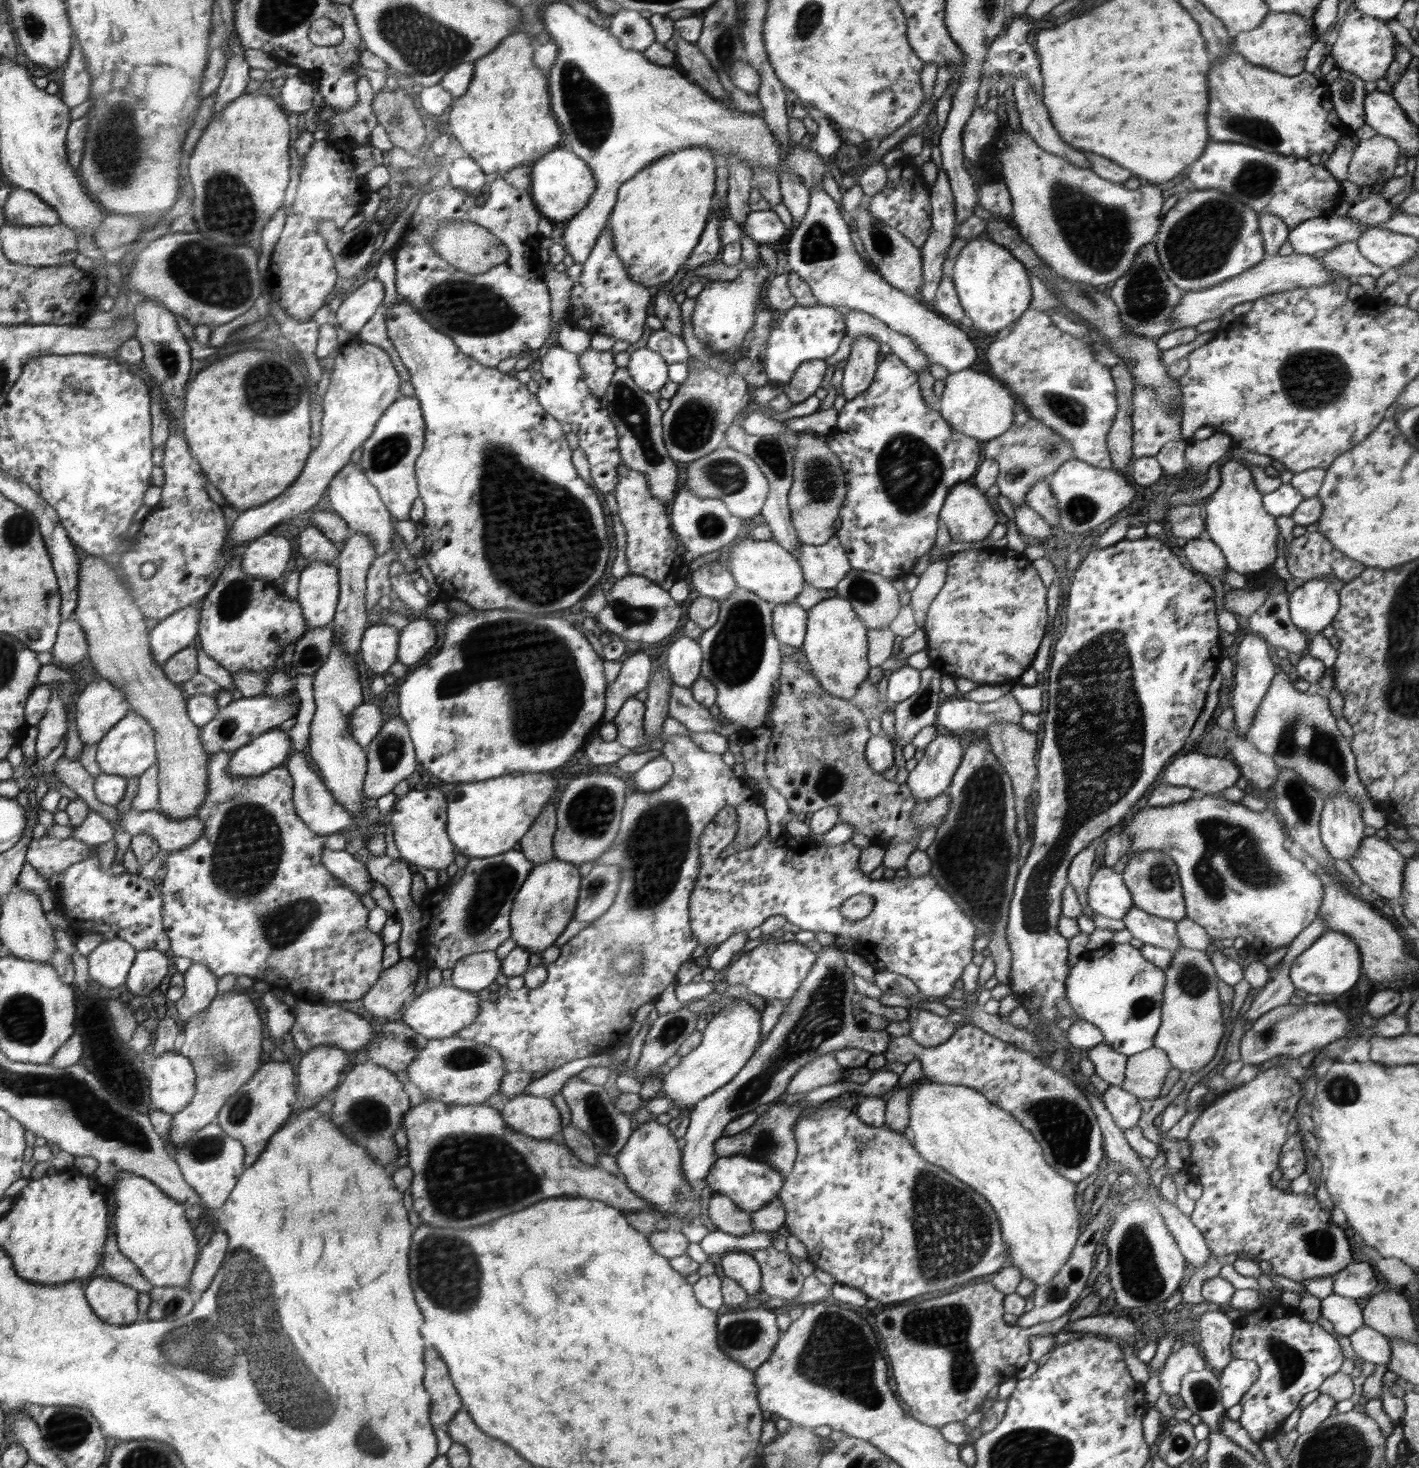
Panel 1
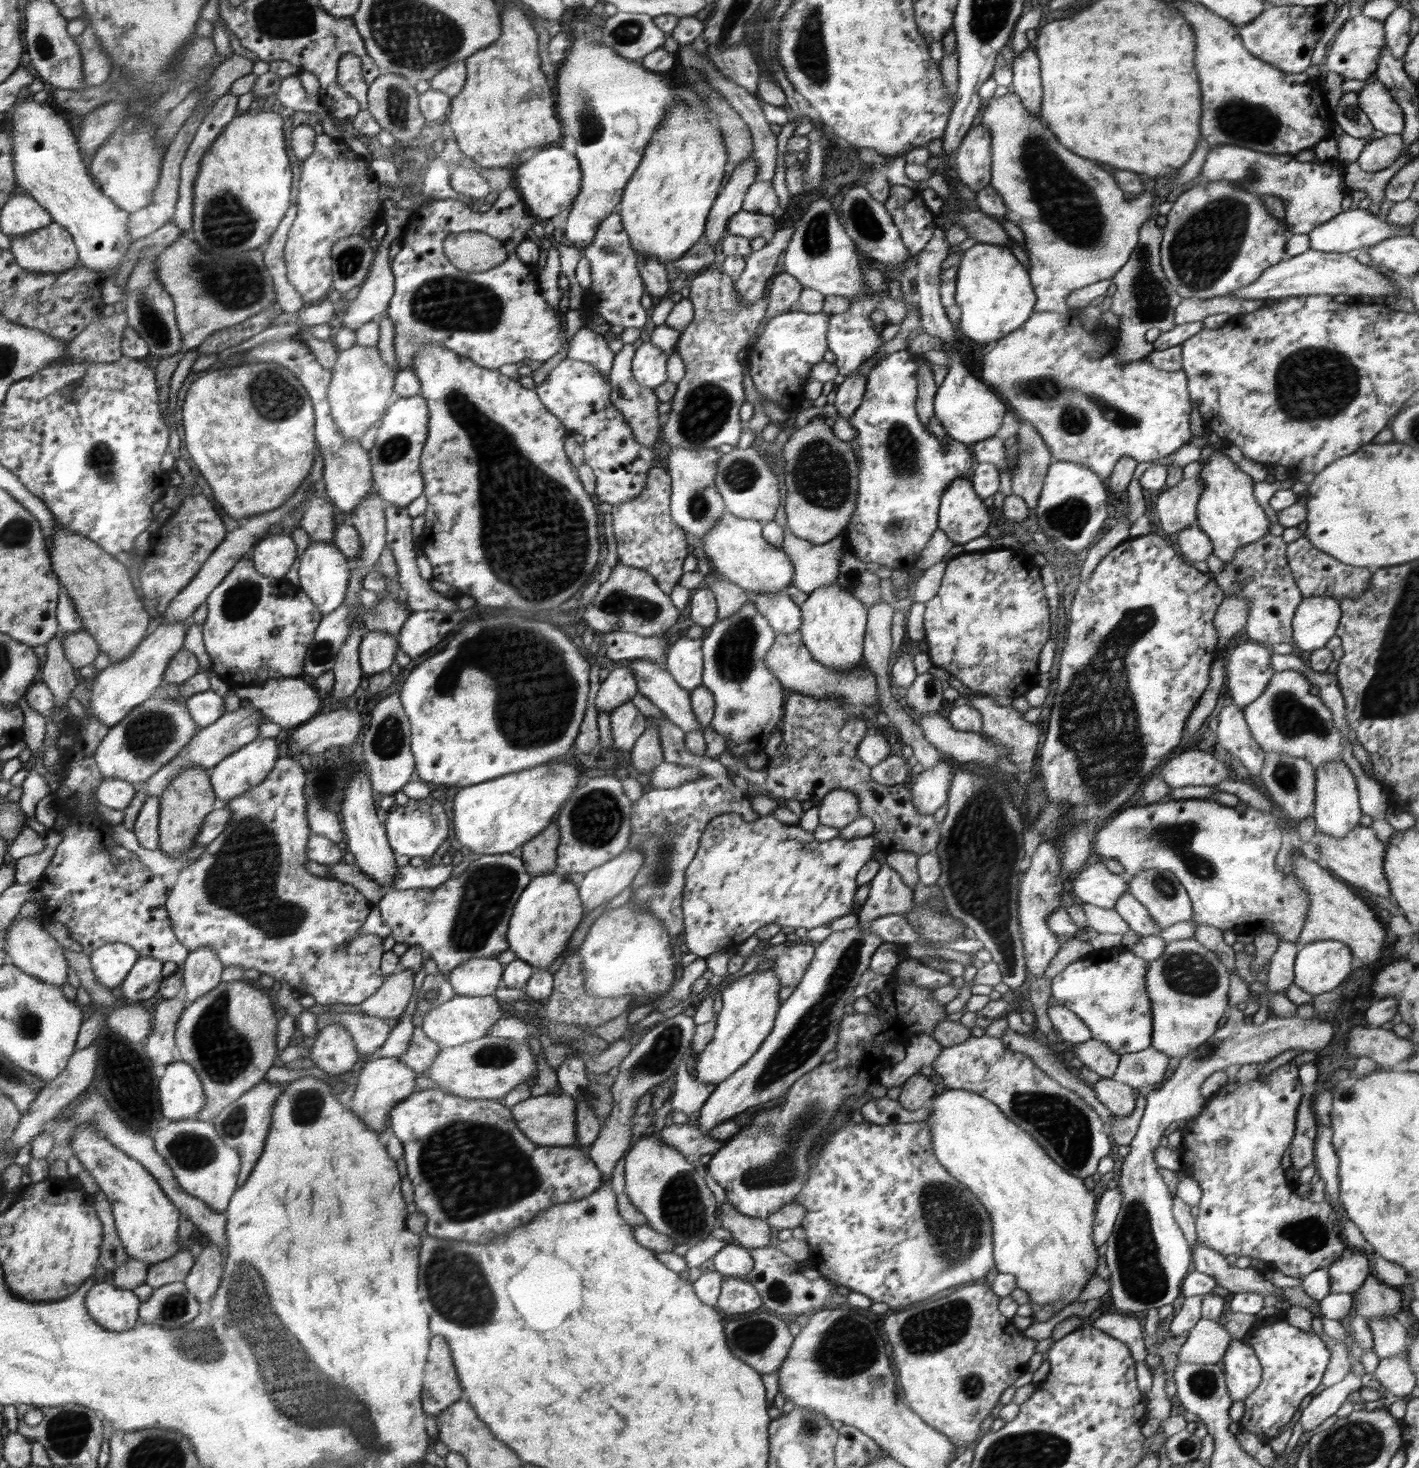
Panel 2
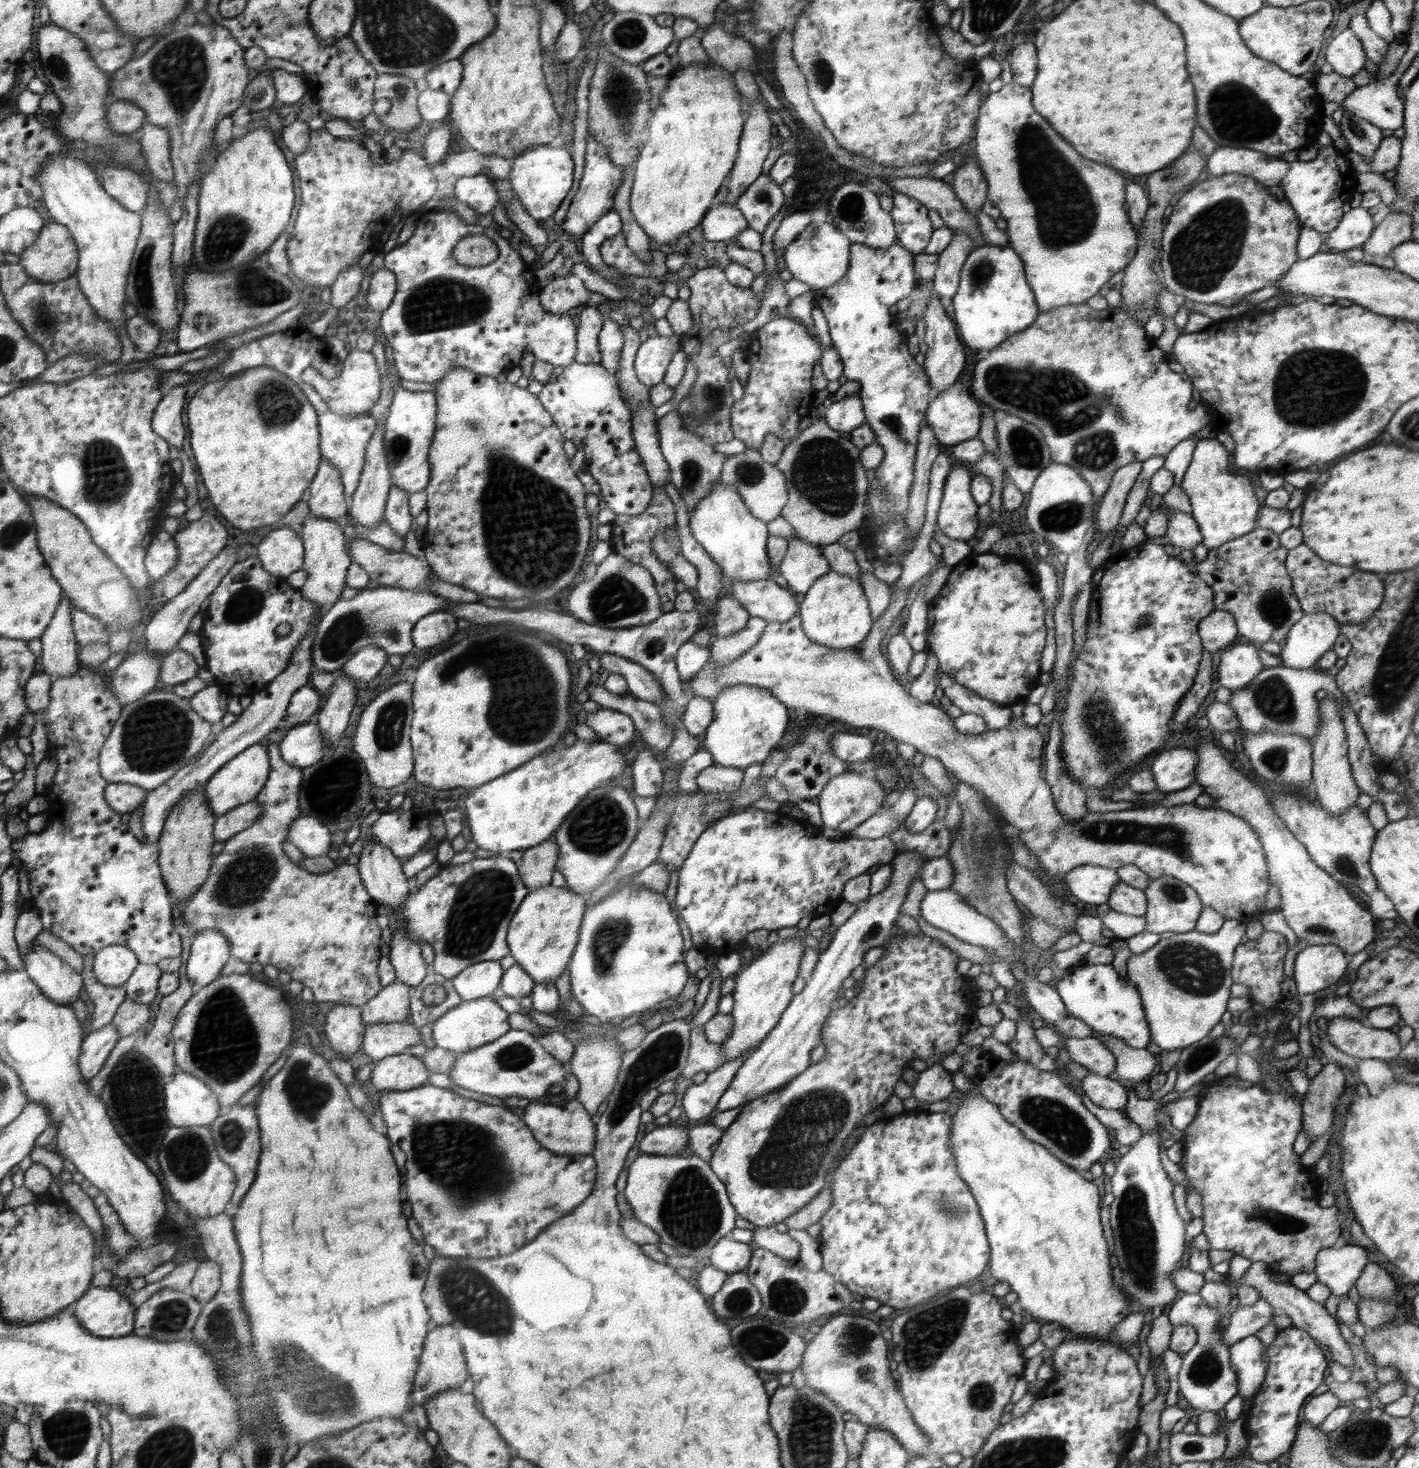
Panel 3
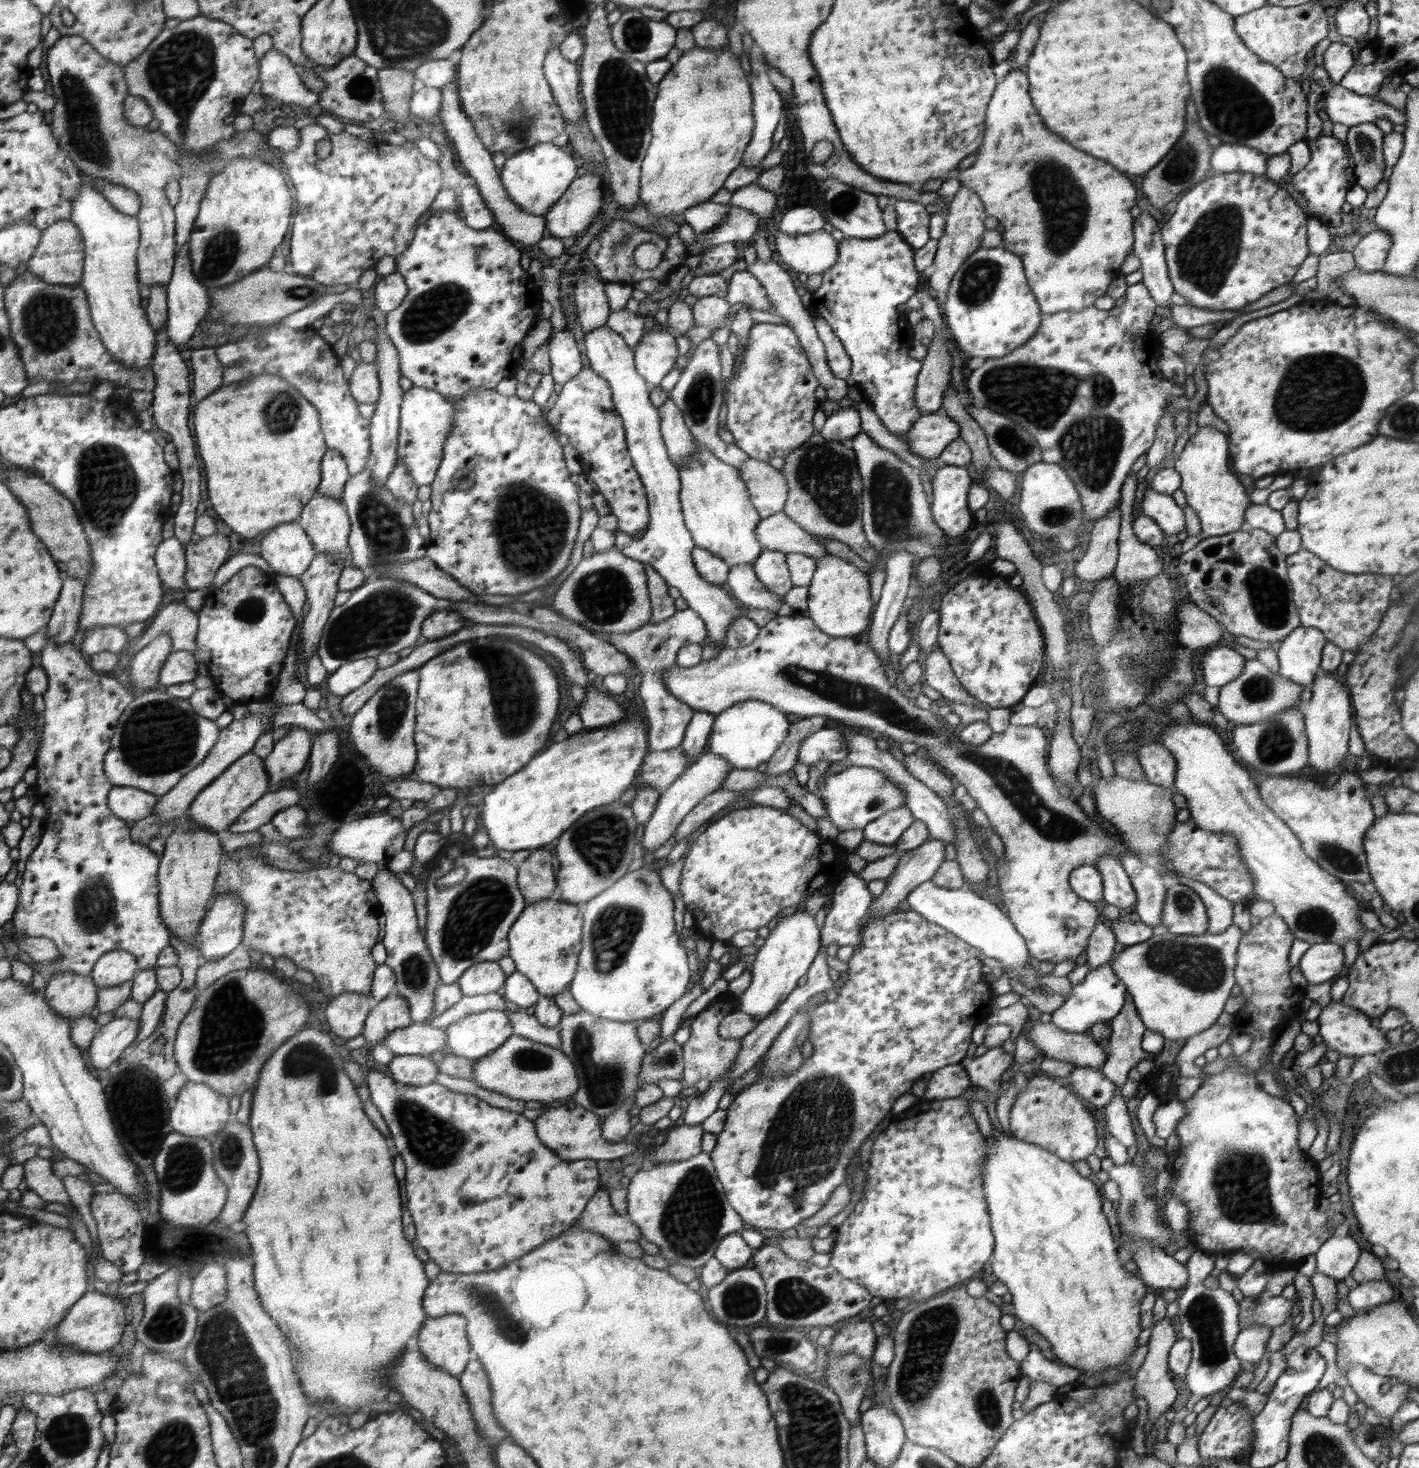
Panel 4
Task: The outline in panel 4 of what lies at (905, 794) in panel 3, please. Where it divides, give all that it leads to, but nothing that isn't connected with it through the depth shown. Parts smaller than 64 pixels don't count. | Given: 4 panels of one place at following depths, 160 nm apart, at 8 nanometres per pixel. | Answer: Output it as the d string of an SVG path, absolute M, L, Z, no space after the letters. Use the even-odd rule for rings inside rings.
M907 806L886 812L863 828L866 840L880 844L895 844L900 835L915 821Z

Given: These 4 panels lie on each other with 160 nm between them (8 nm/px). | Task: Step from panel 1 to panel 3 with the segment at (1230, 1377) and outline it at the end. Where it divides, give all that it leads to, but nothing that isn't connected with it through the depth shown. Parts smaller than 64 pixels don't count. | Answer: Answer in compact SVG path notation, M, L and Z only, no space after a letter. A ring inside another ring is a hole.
M1255 1335L1242 1338L1229 1346L1230 1362L1236 1376L1239 1395L1248 1400L1264 1382L1268 1361L1266 1347Z

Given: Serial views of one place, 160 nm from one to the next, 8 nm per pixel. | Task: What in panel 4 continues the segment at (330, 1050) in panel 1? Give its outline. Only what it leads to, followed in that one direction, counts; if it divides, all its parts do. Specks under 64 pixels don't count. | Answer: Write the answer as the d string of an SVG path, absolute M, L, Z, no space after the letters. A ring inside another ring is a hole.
M340 993L333 996L326 1007L326 1022L331 1032L338 1037L354 1039L366 1024L368 1014L375 1008L377 1002L362 993Z

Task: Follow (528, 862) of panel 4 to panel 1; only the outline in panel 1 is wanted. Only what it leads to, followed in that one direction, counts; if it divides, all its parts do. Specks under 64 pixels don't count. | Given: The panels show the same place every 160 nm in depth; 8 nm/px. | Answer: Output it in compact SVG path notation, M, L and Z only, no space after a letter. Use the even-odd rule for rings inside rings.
M552 801L520 842L520 851L523 851L534 865L548 862L554 857L552 841L556 827L556 804Z

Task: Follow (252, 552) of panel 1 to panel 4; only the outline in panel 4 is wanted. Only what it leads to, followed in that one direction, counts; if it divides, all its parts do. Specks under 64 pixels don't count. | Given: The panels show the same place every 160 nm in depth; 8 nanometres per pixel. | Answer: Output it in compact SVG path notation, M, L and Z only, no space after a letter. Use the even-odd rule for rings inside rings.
M296 522L285 523L284 525L275 527L262 542L262 552L260 552L260 559L268 563L267 568L275 575L299 577L307 573L311 567L311 563L318 556L315 551L315 545L308 538L303 527Z

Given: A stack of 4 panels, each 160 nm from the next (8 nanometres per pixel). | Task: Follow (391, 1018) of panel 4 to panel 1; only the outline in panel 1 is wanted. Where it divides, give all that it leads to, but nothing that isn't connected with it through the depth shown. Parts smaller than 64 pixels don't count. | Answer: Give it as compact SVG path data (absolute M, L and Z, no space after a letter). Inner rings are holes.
M414 957L400 958L394 966L384 970L370 992L362 998L364 1007L377 1017L394 1016L394 1012L400 1010L406 998L414 992L420 973L421 968Z

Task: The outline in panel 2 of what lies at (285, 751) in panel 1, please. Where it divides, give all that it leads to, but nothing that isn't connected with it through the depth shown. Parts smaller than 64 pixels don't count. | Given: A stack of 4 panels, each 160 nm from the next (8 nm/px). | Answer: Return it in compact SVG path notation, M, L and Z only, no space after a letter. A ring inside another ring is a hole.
M274 737L257 738L246 746L239 748L236 752L221 760L215 767L211 768L211 783L214 787L215 798L219 805L226 805L233 798L239 797L243 792L250 790L265 780L267 774L275 768L278 761L278 744Z

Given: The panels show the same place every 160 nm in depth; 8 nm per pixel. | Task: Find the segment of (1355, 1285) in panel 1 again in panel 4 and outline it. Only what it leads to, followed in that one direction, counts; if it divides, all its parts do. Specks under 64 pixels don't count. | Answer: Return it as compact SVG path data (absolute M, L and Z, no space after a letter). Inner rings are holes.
M1340 1231L1328 1238L1315 1252L1316 1269L1331 1276L1336 1282L1344 1281L1346 1276L1351 1276L1361 1251L1358 1243L1349 1234Z

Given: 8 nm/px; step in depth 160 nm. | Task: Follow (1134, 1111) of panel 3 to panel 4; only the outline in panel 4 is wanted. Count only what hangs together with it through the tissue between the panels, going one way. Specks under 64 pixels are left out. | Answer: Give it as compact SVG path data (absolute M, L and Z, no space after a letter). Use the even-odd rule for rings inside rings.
M1128 991L1124 1000L1120 1014L1109 1024L1112 1036L1104 1044L1109 1055L1100 1068L1104 1077L1121 1089L1128 1079L1129 1072L1141 1060L1150 1058L1148 1053L1141 1050L1146 1028L1138 1016L1136 1005Z

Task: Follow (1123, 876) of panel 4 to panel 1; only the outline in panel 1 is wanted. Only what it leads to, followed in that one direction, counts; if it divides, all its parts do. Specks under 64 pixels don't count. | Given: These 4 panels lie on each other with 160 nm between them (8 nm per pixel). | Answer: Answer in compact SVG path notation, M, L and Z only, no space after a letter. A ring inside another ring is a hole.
M1132 905L1122 922L1126 930L1144 945L1159 946L1175 953L1181 946L1177 935L1177 923L1160 918Z

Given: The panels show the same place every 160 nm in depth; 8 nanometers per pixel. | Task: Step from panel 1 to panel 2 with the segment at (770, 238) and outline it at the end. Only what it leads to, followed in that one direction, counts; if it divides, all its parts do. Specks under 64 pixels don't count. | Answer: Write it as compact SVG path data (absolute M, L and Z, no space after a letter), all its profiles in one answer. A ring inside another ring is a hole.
M740 210L730 218L727 224L727 232L729 234L737 234L746 238L756 238L760 235L769 235L778 223L774 219L776 215L758 214L756 212L748 212Z

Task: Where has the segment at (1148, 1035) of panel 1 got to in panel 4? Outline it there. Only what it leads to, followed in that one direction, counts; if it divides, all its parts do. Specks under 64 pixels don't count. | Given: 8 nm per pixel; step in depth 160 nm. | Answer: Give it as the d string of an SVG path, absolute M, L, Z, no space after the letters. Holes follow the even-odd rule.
M1117 942L1111 959L1104 966L1088 971L1082 983L1073 985L1072 995L1065 996L1063 1006L1052 1013L1051 1022L1054 1026L1070 1033L1085 1033L1098 1022L1110 1024L1111 1020L1120 1014L1120 1010L1124 1007L1127 989L1113 973L1111 964L1124 947L1126 947L1124 944Z

